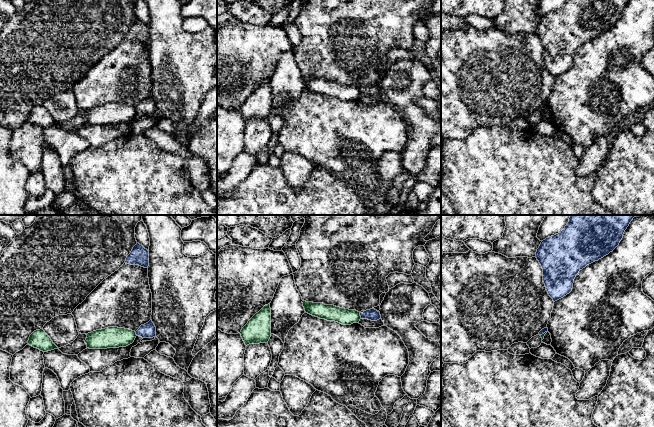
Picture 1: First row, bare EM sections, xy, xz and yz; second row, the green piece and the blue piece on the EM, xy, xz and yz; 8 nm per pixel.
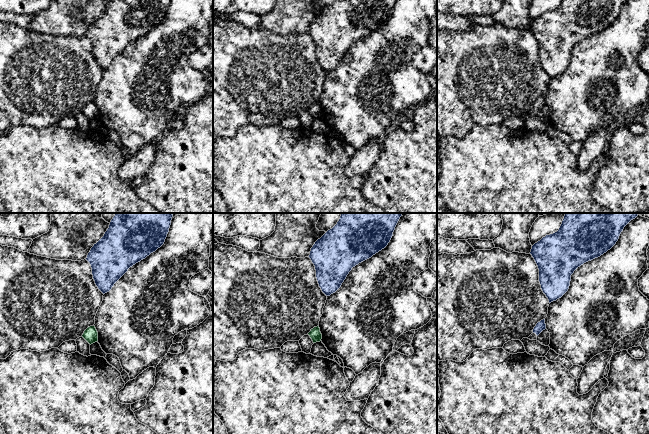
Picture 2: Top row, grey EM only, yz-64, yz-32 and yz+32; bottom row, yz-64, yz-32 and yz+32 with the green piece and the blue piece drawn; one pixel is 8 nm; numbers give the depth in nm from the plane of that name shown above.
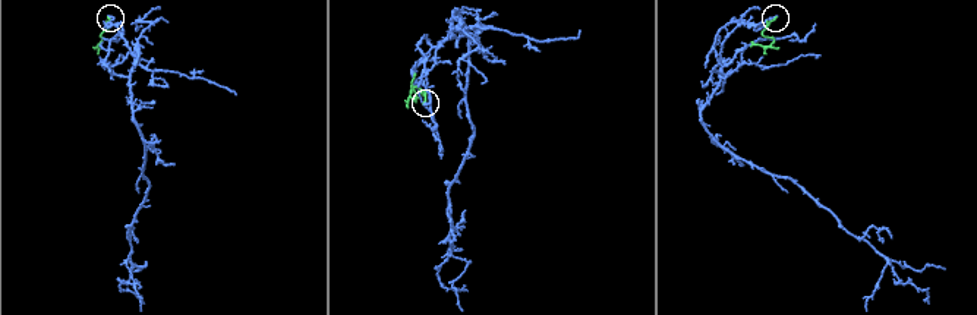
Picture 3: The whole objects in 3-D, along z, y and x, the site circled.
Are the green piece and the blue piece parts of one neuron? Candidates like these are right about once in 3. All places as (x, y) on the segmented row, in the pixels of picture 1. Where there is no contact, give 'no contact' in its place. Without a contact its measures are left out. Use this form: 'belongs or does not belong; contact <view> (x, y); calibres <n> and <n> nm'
does not belong; contact xz (360, 316); calibres 130 and 90 nm

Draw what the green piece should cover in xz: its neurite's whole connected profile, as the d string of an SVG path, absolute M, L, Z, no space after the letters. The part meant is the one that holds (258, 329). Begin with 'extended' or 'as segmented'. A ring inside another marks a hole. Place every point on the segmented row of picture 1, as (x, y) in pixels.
as segmented | M270 303L256 313L242 328L241 337L245 345L267 343L271 337Z

